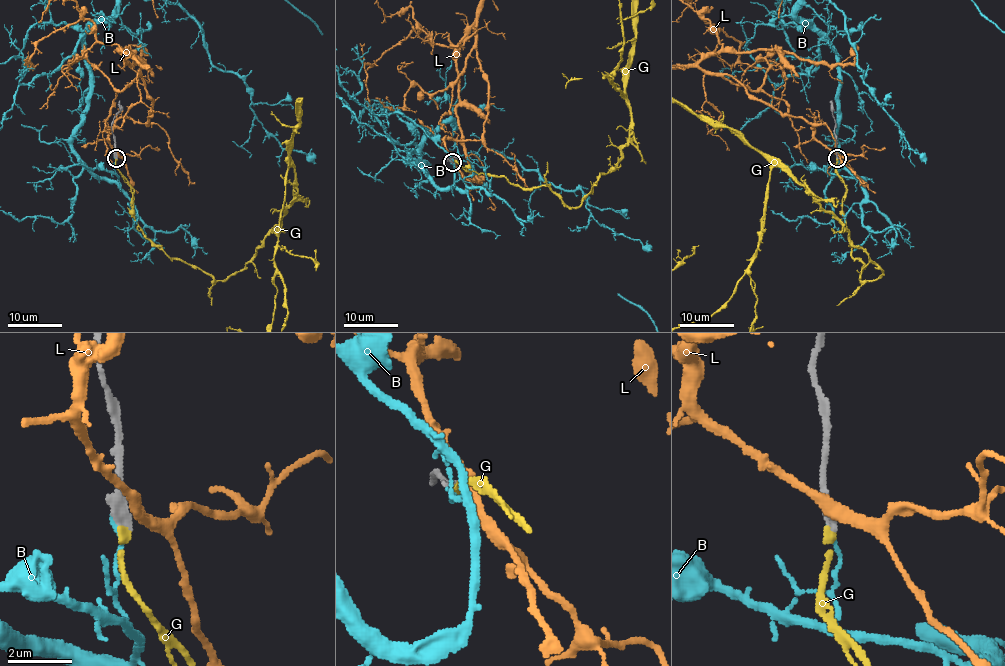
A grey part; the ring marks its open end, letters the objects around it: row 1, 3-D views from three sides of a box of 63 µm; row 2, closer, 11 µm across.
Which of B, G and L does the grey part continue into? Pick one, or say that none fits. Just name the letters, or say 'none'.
G

